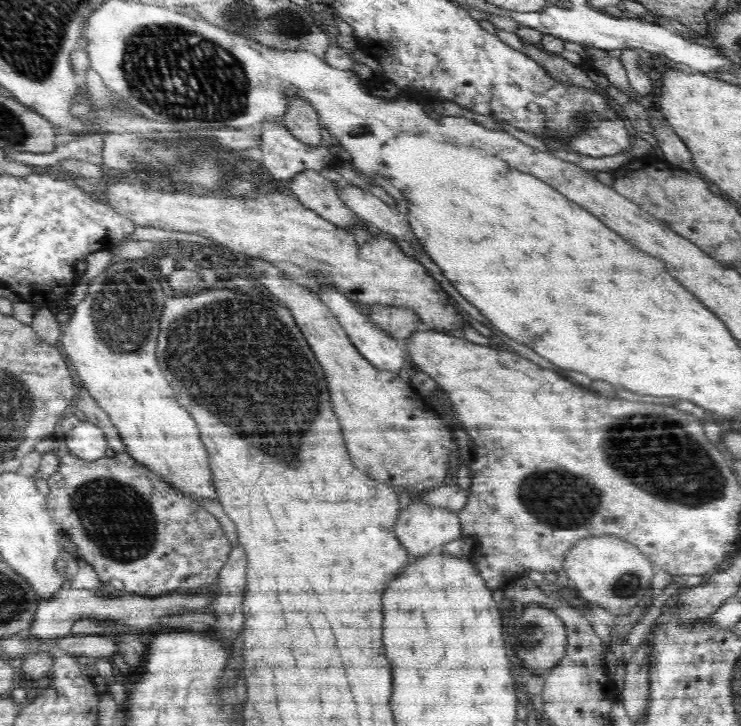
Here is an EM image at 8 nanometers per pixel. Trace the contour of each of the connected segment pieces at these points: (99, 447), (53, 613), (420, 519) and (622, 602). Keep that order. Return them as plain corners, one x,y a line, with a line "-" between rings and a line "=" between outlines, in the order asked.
88,420
78,422
64,439
69,452
84,461
101,460
109,447
102,430
=
60,588
55,596
38,604
36,612
33,614
32,624
27,632
22,632
24,639
57,639
70,635
70,628
74,622
82,618
113,620
117,626
130,628
135,632
142,632
142,628
147,628
150,624
158,624
164,616
180,614
184,610
206,613
209,607
215,602
216,593
210,588
204,592
172,592
159,596
158,598
141,597
131,593
122,594
119,597
101,597
96,590
86,590
86,588
=
410,504
404,512
399,512
396,518
395,533
402,541
402,545
407,549
410,558
418,557
424,553
432,552
432,548
448,544
461,536
461,520
456,514
452,514
452,509
438,506
438,508
428,508
426,504
=
602,533
600,536
580,537
564,554
562,572
574,582
587,605
624,616
636,611
644,596
651,592
652,569
653,564
637,546
622,537

